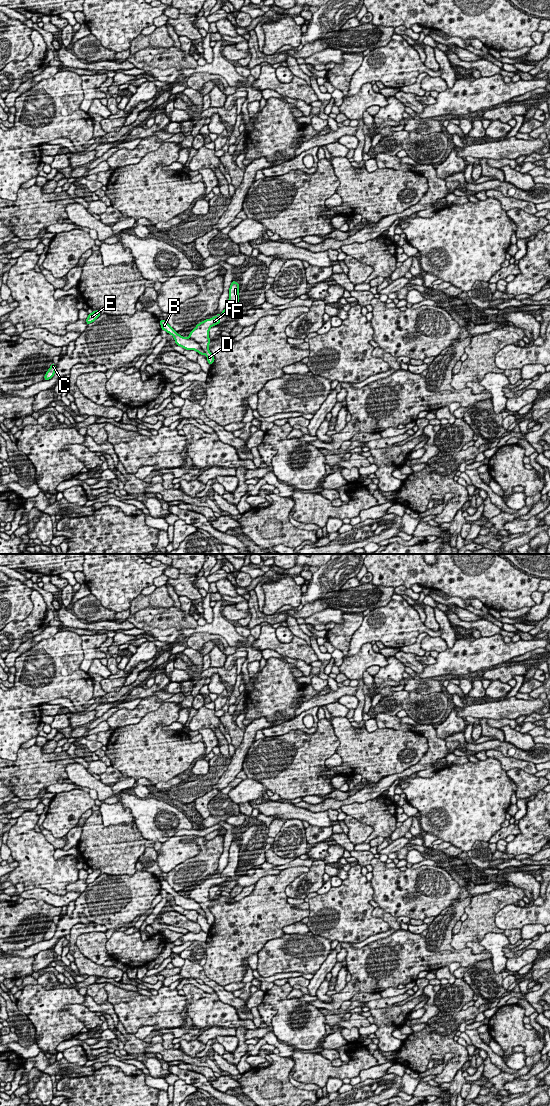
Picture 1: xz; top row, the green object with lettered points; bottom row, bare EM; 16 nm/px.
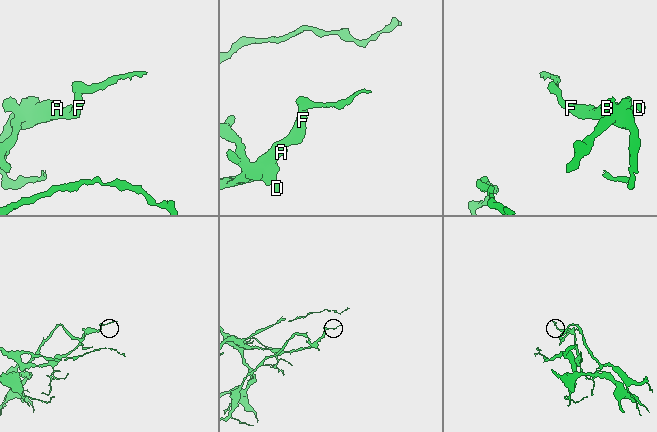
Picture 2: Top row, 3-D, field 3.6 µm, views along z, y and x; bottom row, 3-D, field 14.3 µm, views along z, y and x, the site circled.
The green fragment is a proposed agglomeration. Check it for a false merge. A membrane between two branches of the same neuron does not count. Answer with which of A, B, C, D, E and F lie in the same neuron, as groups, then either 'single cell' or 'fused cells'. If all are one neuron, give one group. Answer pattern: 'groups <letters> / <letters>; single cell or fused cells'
groups A D F / B C E; fused cells

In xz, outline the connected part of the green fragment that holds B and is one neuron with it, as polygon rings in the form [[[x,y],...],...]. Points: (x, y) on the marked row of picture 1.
[[[164,319],[160,320],[161,330],[165,330],[168,334],[174,337],[175,344],[184,348],[185,350],[195,350],[198,354],[205,355],[204,350],[200,344],[192,339],[185,338],[178,334]]]

